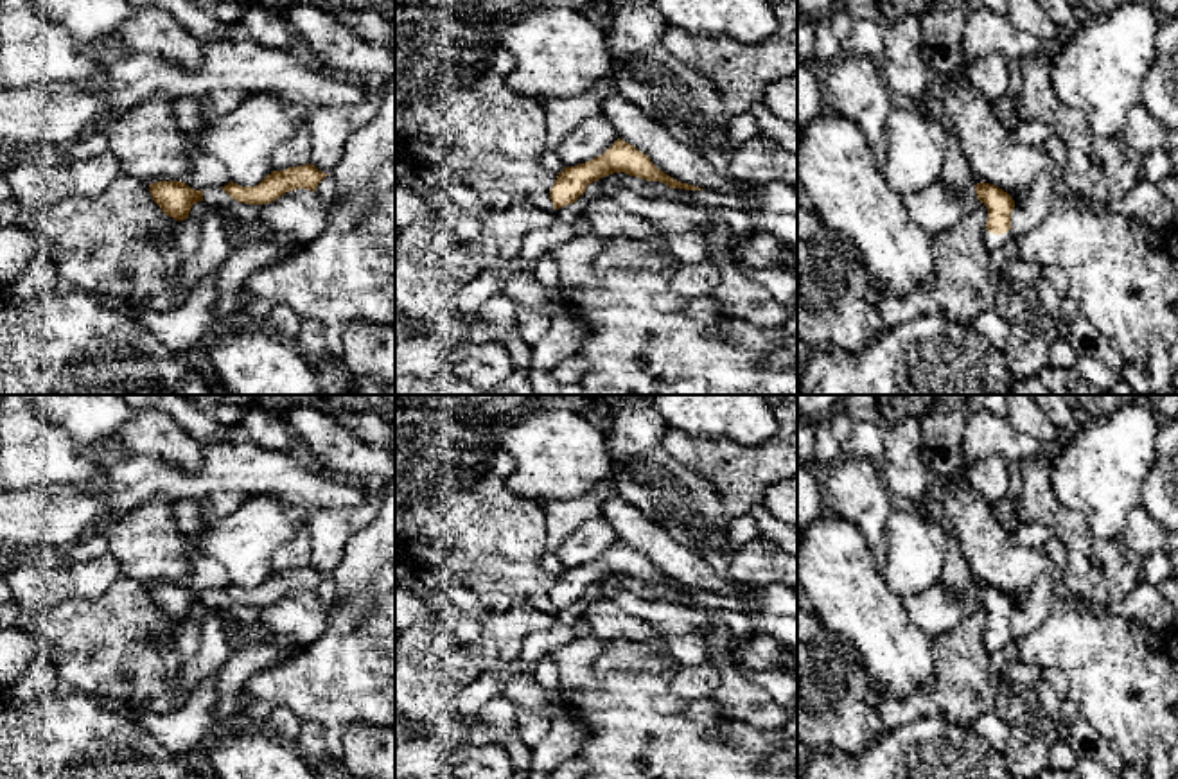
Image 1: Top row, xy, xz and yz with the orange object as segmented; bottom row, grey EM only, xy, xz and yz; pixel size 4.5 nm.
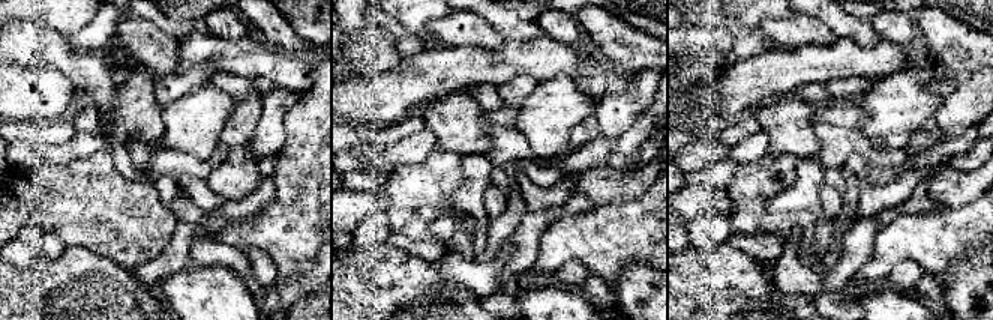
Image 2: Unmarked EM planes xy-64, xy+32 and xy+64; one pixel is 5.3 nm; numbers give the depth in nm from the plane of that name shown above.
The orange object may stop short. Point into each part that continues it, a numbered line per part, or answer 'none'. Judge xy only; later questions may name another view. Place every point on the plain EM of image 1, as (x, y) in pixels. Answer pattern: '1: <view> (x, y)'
none

